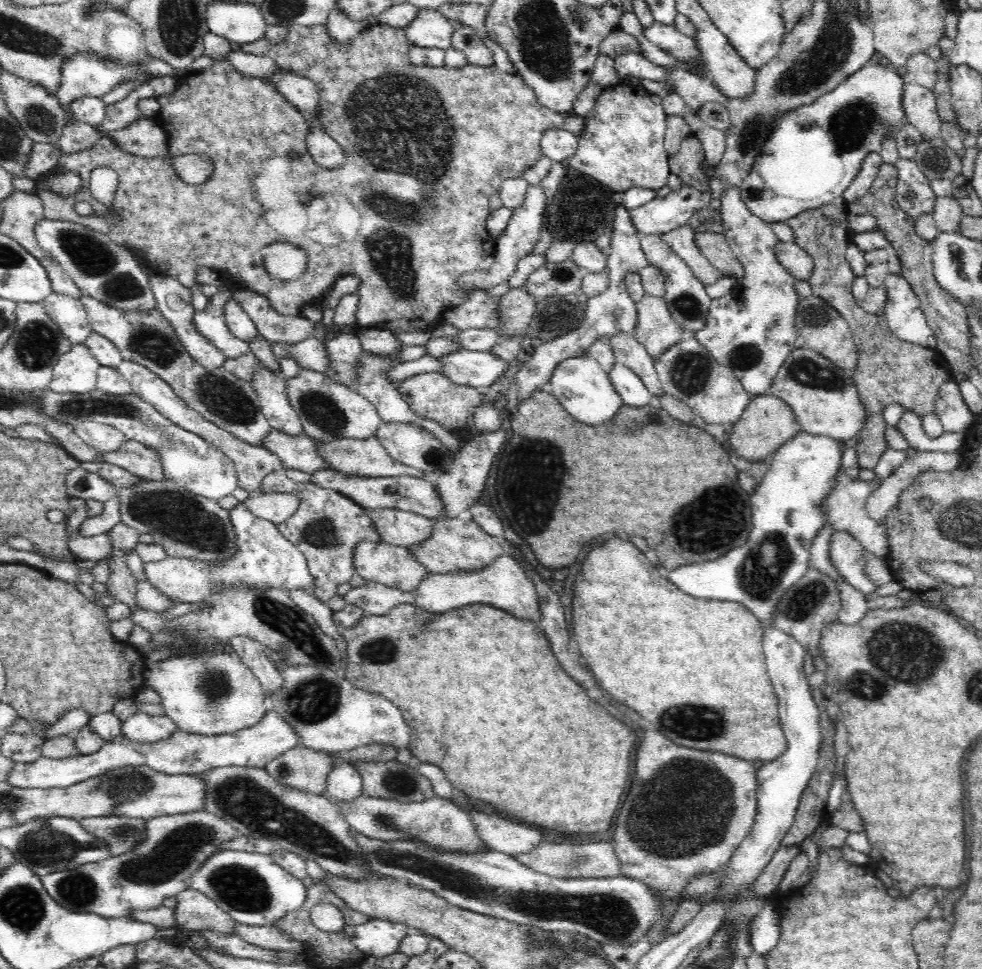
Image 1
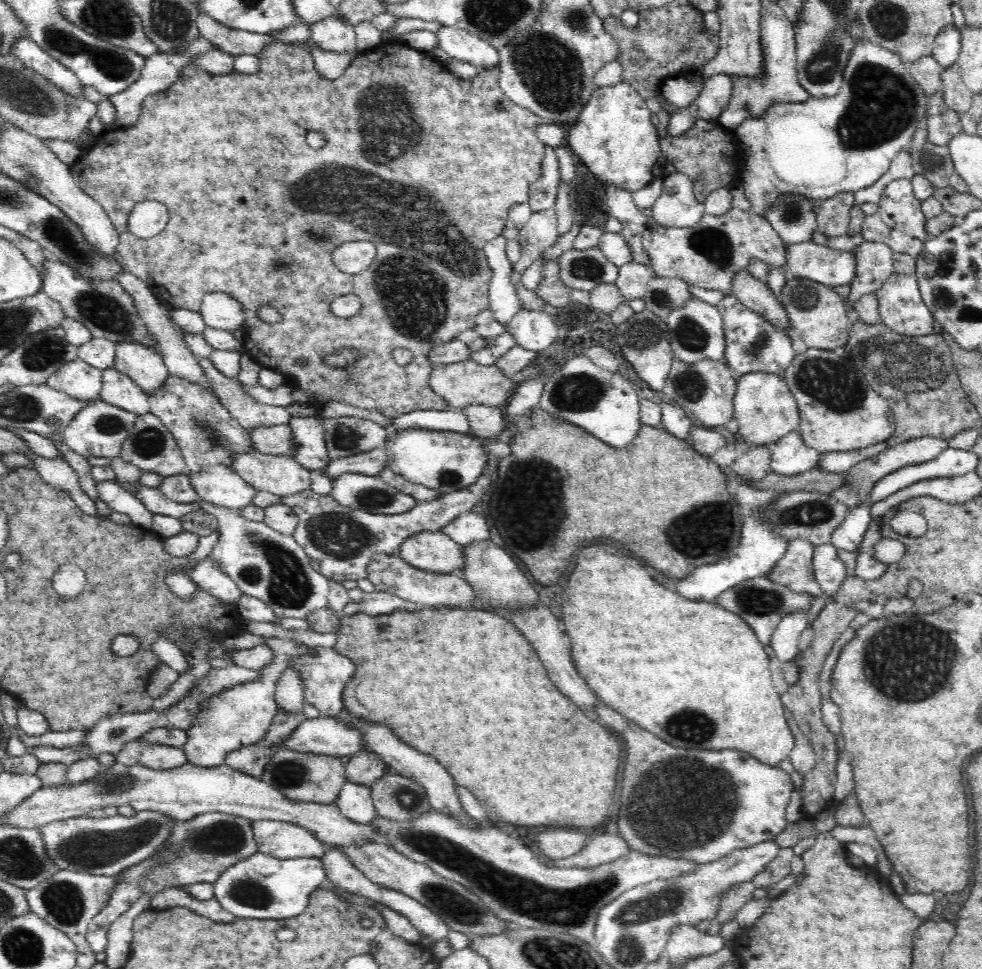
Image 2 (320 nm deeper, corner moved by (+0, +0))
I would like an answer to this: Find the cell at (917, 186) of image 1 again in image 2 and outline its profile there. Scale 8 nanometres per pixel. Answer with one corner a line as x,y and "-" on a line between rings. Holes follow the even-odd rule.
900,178
890,182
884,189
877,212
864,217
862,236
866,241
887,244
894,254
906,253
916,258
923,251
924,243
935,237
926,232
927,218
922,212
921,202
914,194
911,180

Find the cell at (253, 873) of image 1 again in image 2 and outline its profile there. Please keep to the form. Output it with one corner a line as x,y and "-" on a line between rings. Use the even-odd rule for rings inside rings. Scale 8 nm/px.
256,852
228,866
213,884
218,902
234,916
258,920
280,920
302,914
310,895
327,880
322,859
316,857
279,859

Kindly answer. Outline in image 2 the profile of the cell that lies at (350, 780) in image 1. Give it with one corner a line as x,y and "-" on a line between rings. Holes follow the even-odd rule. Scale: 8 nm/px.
347,780
335,800
340,813
357,824
370,825
376,818
371,788

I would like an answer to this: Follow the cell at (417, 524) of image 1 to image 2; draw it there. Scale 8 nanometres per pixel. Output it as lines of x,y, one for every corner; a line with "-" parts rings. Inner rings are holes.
424,531
412,535
400,548
399,557
418,570
438,574
461,574
464,549
447,534

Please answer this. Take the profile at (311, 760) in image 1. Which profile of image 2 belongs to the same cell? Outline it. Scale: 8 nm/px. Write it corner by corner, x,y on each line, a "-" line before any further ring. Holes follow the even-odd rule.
282,748
269,759
263,773
263,782
297,802
333,804
347,782
345,765
340,757
327,757
312,753
298,753

